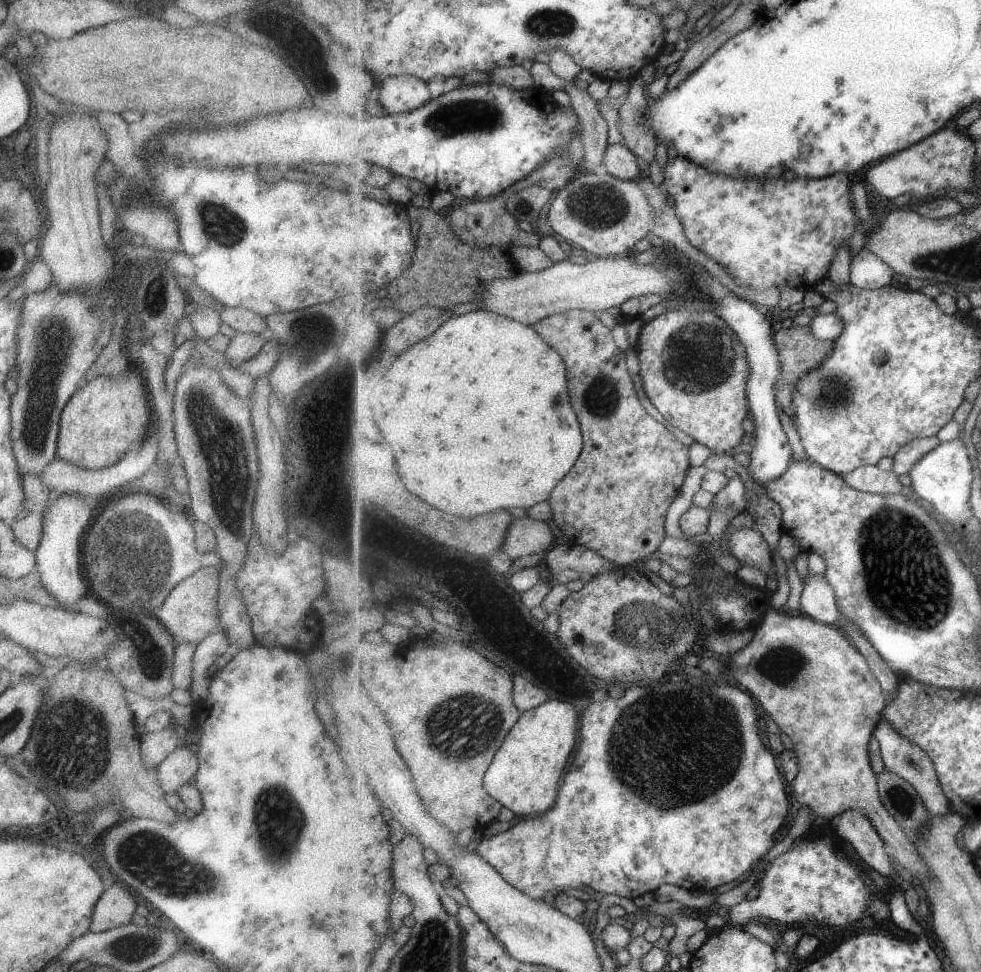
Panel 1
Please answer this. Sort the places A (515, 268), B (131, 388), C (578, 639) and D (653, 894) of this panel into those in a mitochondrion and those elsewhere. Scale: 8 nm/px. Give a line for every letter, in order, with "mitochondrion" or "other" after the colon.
A: other
B: other
C: other
D: other

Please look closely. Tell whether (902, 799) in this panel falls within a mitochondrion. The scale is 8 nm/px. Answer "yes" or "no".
yes

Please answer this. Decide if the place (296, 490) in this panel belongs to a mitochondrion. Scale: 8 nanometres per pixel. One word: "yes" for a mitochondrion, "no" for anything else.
no

